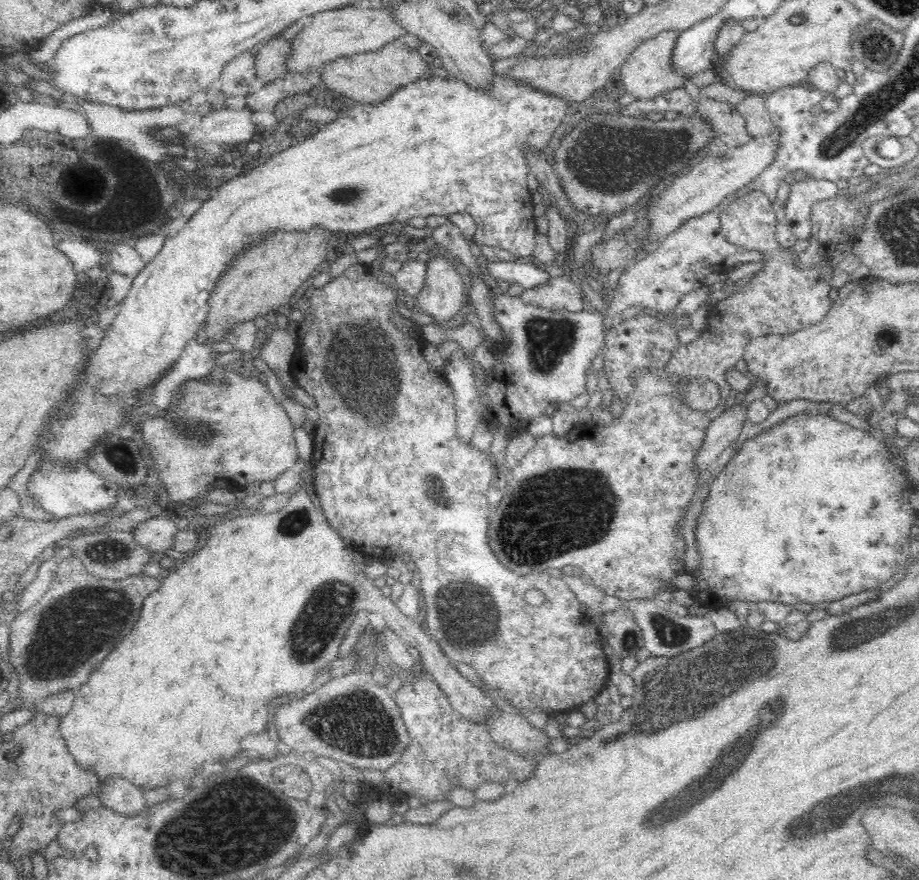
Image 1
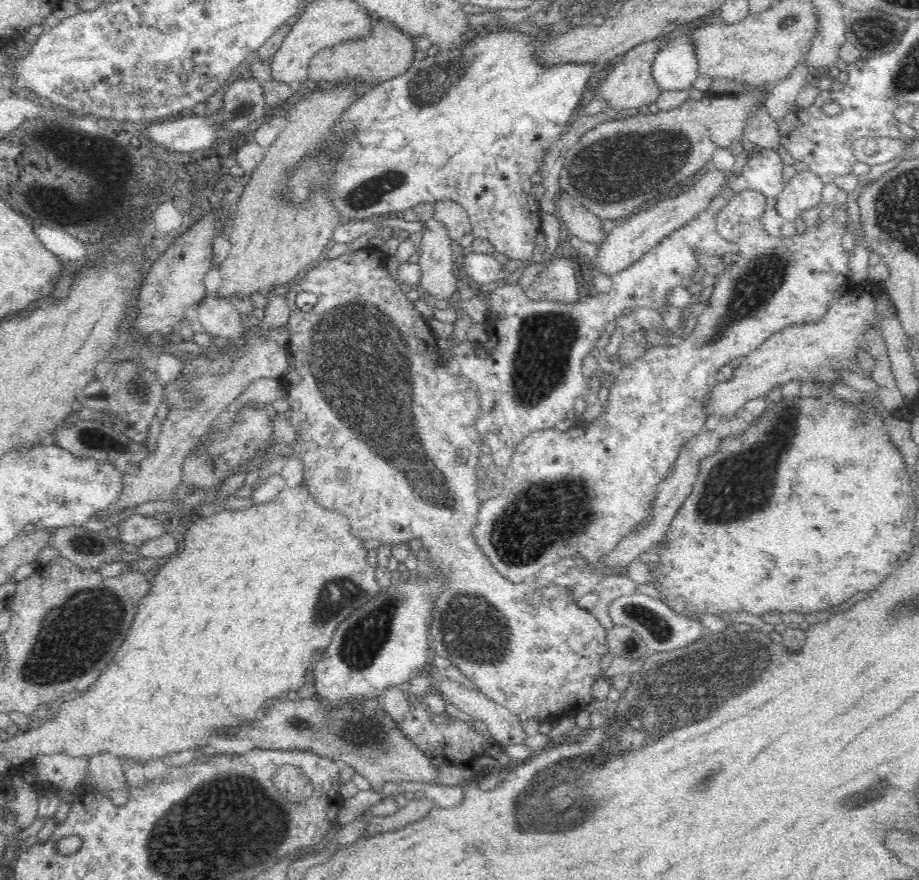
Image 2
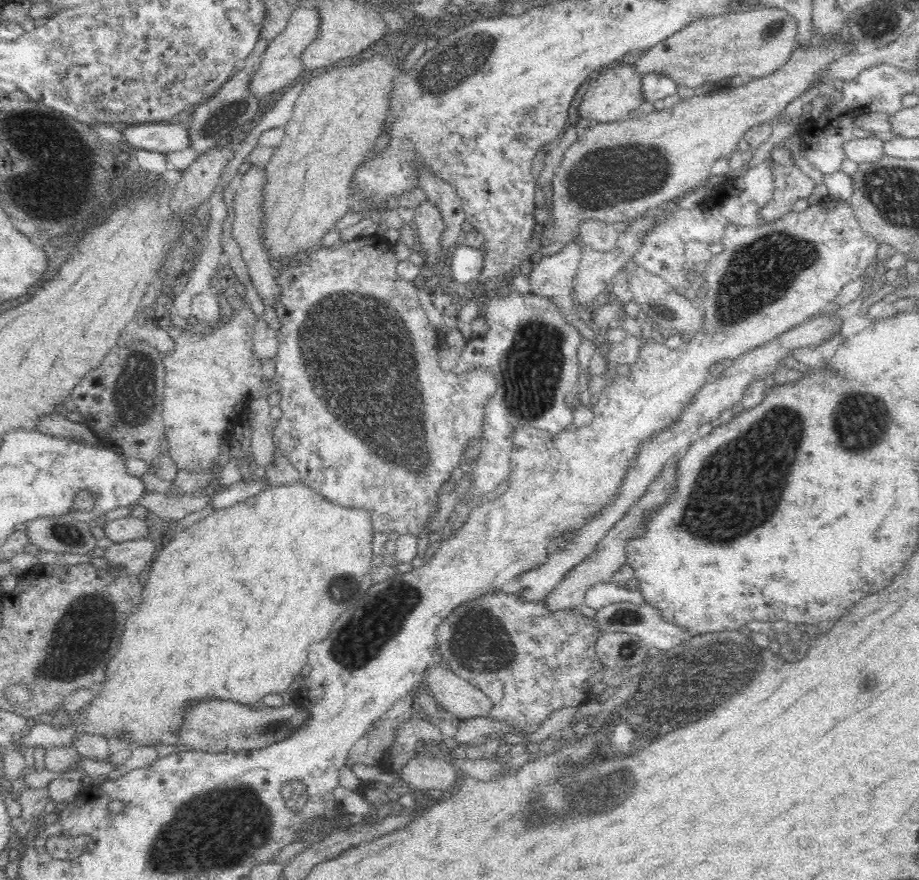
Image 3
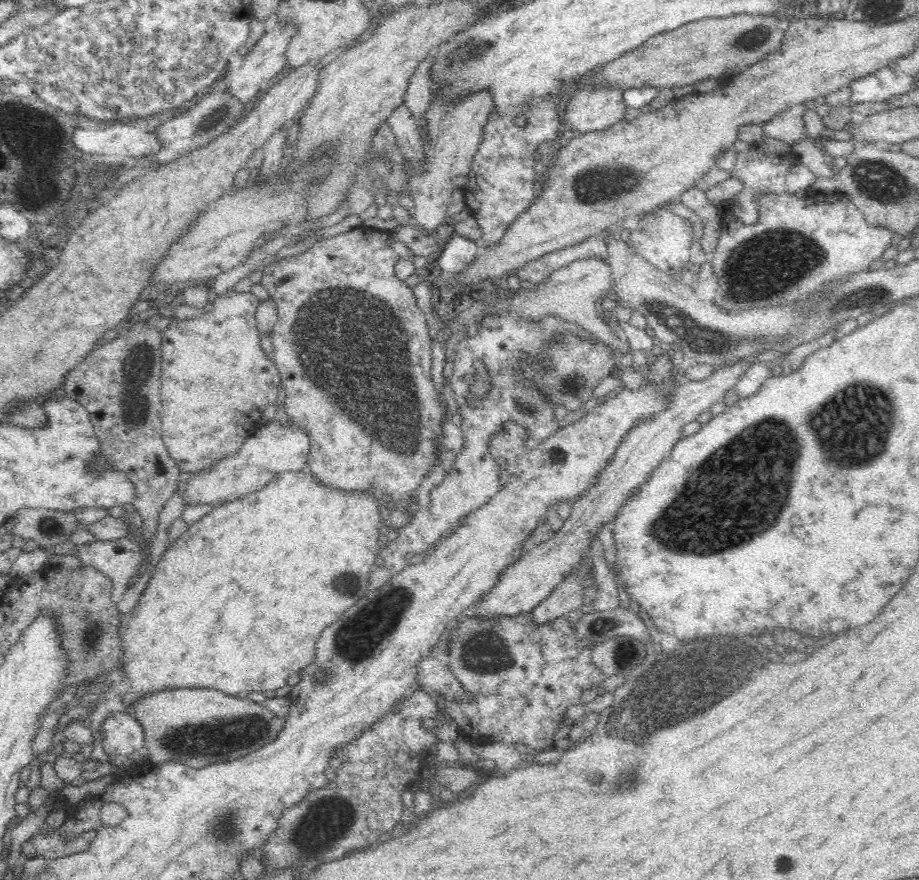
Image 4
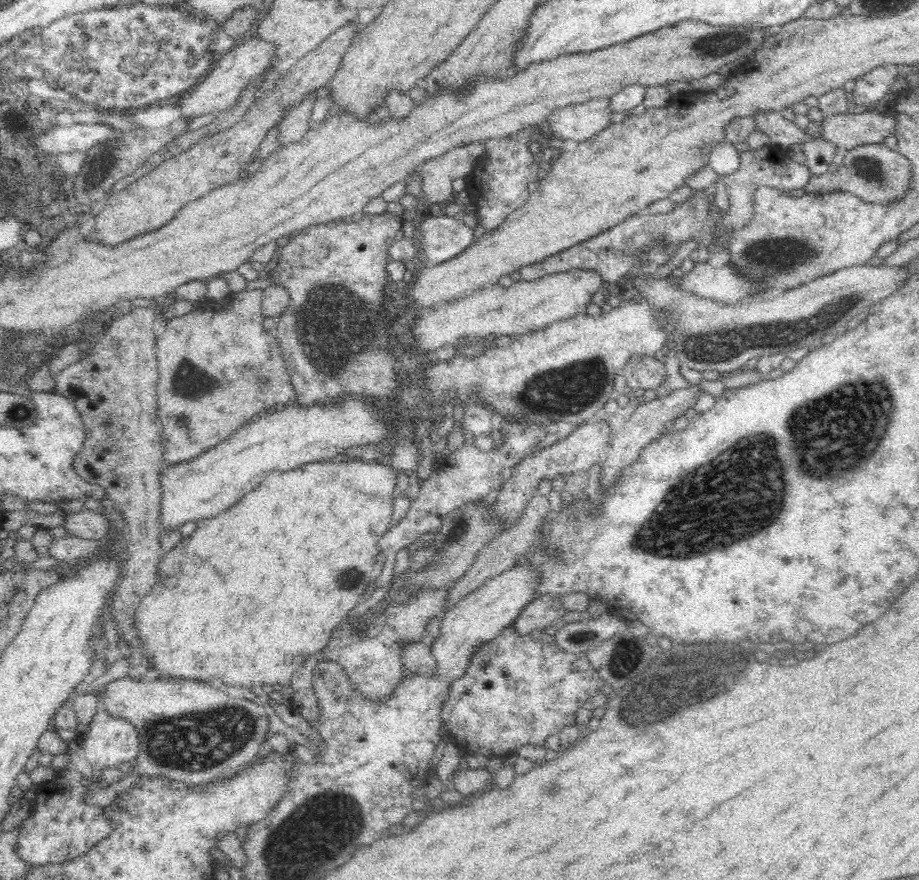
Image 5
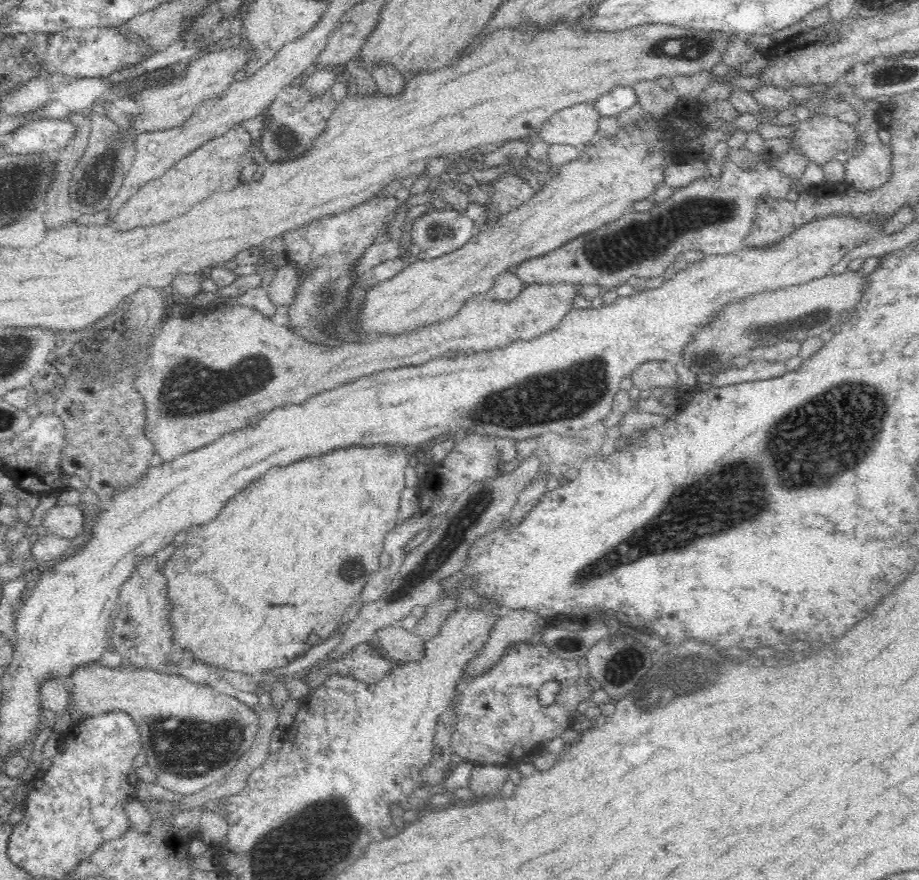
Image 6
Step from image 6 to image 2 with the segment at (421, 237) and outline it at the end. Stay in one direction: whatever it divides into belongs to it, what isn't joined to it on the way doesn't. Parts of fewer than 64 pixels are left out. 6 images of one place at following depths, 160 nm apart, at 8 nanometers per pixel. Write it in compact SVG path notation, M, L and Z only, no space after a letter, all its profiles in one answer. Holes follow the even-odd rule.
M473 250L465 253L462 264L464 272L468 274L470 280L474 280L482 289L490 282L497 280L508 280L510 273L502 269L500 264L492 255L474 252Z

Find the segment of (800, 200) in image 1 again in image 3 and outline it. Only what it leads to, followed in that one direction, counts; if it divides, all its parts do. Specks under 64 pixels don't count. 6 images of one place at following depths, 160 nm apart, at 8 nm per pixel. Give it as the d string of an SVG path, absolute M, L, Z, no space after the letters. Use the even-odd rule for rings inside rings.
M771 164L774 178L774 195L759 210L764 220L773 221L792 211L792 206L799 198L808 198L816 184L800 167L795 164Z

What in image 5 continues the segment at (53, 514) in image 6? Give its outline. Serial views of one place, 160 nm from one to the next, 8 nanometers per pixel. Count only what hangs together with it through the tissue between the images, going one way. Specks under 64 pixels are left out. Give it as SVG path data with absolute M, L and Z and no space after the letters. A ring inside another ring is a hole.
M83 508L78 512L63 514L63 527L71 537L88 540L101 540L106 538L112 530L111 520L102 512Z

